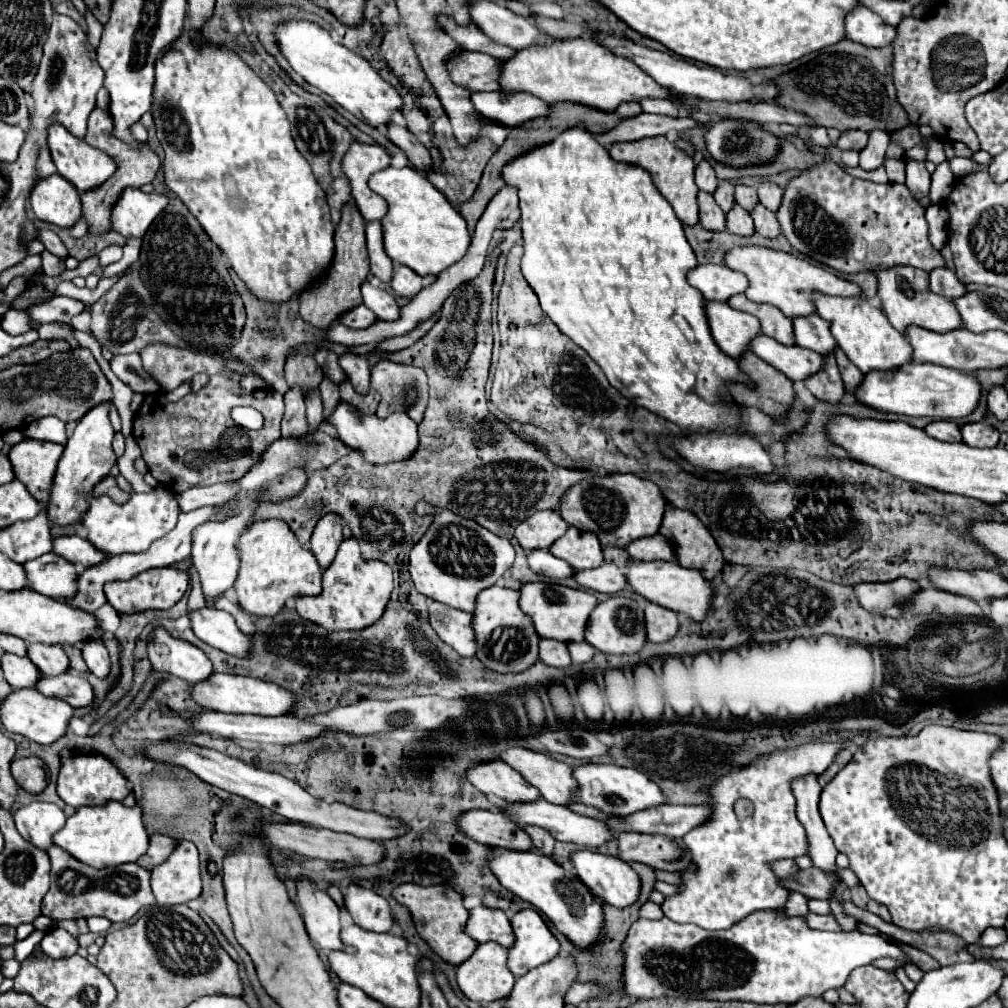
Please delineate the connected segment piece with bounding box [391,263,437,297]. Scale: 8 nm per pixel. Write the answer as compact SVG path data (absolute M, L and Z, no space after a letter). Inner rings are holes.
M395 263L393 265L393 281L391 281L391 287L397 295L401 297L415 297L421 289L425 289L427 285L435 283L435 275L417 275L413 269L401 265L401 263Z

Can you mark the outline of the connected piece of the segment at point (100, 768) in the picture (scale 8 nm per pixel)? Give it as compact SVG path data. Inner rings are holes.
M75 755L59 771L57 795L71 807L105 805L109 801L123 801L129 795L127 779L121 771L103 755Z

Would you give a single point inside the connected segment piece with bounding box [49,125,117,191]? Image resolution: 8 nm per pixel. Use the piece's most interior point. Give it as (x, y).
(86, 167)

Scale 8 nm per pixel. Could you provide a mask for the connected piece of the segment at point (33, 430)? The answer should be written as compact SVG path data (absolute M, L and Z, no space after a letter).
M45 417L45 419L39 419L39 421L31 423L31 425L25 429L25 437L27 437L27 439L61 443L61 445L67 443L65 423L61 423L57 417Z

